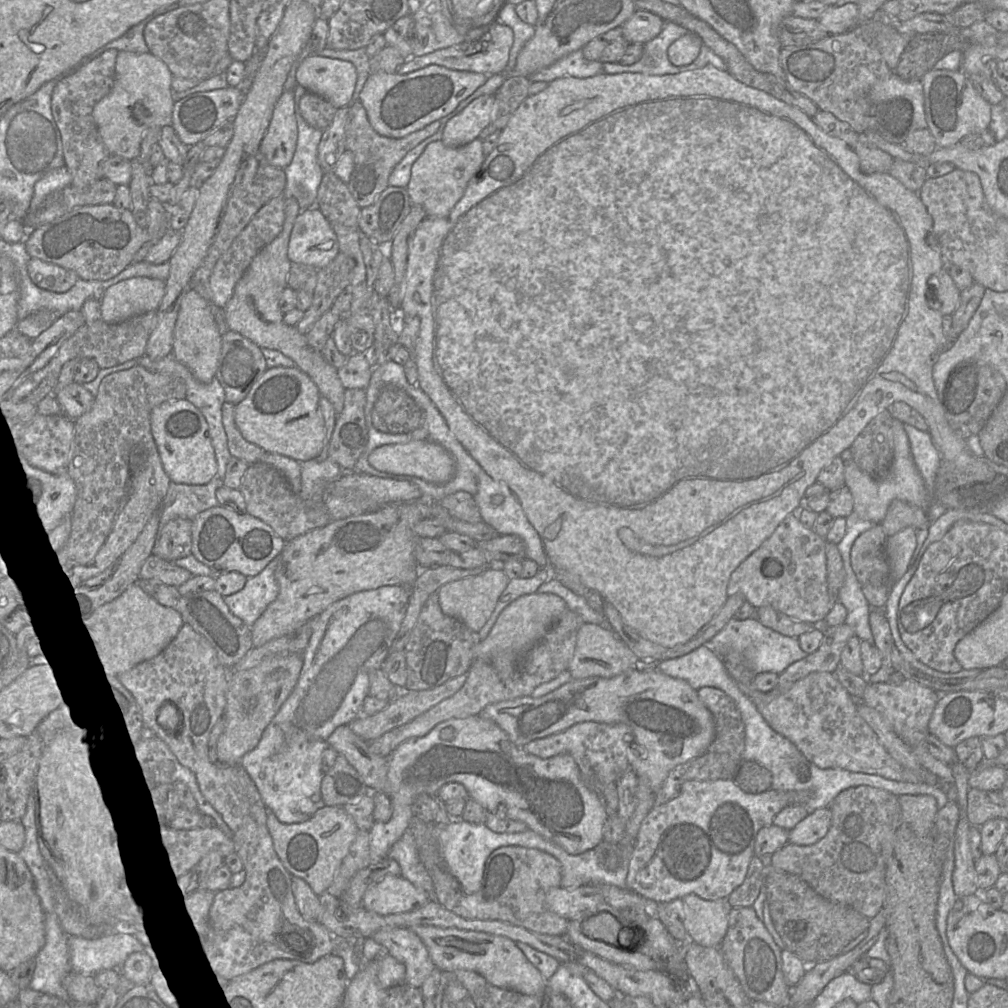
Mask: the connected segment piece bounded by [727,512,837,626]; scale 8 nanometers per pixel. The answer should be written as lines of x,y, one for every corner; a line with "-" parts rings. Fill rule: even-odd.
797,512
789,514
760,547
733,571
728,582
727,595
743,595
756,608
772,606
790,617
815,626
820,625
837,600
831,597
827,585
826,543
826,538
802,524

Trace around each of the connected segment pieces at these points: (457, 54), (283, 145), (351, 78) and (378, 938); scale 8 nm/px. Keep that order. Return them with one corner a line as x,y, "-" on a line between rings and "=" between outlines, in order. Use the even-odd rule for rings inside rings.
498,22
490,27
486,27
486,31
482,37
470,45
453,46
423,56
411,56
405,59
397,73
408,74
429,65
440,65
459,71
471,71
487,75
503,74
509,60
513,41
513,30
509,26
=
284,89
274,106
269,125
258,149
270,166
282,170
291,163
297,145
294,98
295,89
294,91
=
319,55
307,56
296,70
298,85
326,99
336,108
349,106
352,103
357,78
357,70
352,63
=
410,928
381,929
371,938
382,945
385,952
405,965
405,982
411,986
422,987
436,968
424,942

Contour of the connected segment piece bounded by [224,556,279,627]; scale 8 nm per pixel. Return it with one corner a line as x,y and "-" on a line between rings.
278,556
256,576
247,577
245,586
238,592
225,596
230,611
251,627
278,596
279,586
275,578

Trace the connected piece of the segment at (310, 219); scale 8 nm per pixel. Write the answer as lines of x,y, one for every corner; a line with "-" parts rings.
319,209
301,211
295,219
288,245
291,263
310,265
319,271
339,253
336,233
323,213

